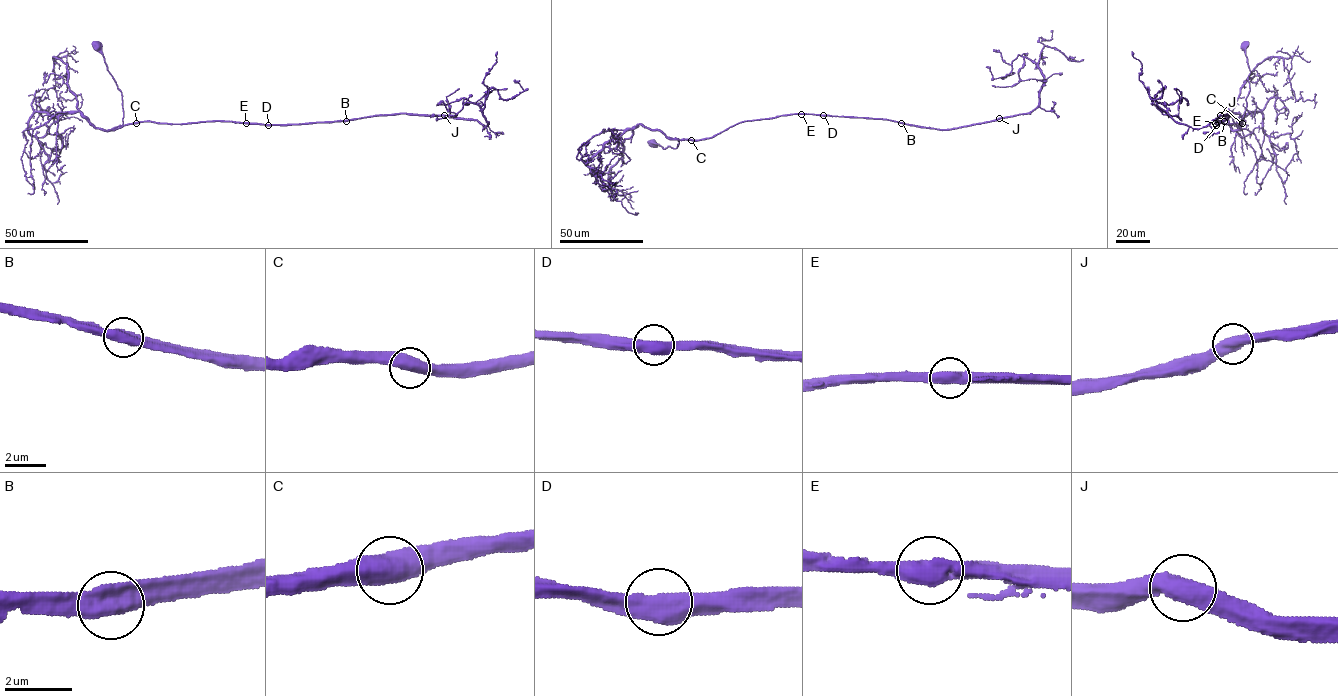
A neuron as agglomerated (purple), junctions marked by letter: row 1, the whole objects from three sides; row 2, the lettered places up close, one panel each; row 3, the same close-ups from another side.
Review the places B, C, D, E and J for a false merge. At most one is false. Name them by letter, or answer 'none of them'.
none of them

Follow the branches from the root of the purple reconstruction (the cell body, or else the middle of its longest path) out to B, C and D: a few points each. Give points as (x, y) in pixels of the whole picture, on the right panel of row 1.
B: (1245, 45), (1250, 71), (1246, 109), (1241, 125), (1241, 121), (1215, 123), (1224, 121)
C: (1245, 45), (1250, 90), (1242, 123)
D: (1245, 45), (1250, 90), (1241, 125), (1241, 121), (1217, 121), (1216, 124)

